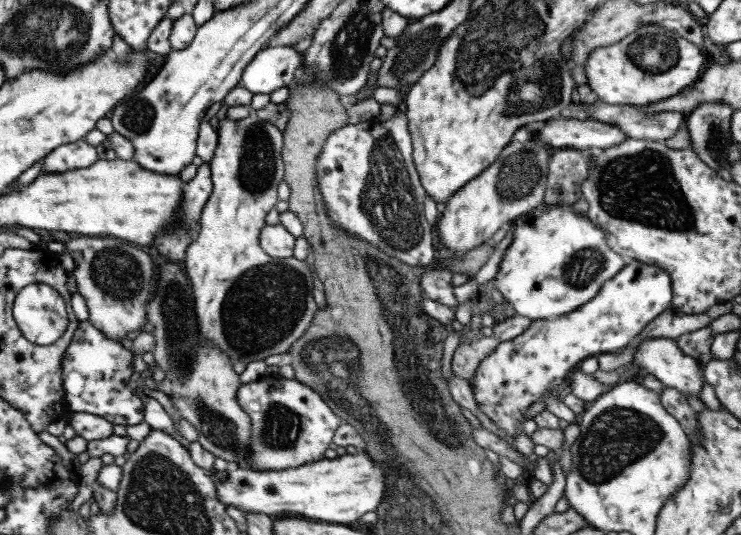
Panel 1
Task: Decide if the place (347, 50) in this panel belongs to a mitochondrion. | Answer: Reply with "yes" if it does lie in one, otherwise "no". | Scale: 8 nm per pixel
yes

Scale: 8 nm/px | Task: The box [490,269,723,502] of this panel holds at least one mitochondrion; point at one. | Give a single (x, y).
(620, 436)

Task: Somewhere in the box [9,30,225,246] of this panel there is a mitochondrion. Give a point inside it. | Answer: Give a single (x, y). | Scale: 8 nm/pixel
(136, 116)

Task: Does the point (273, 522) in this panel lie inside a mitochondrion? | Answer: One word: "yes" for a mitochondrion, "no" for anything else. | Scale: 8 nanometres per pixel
no

